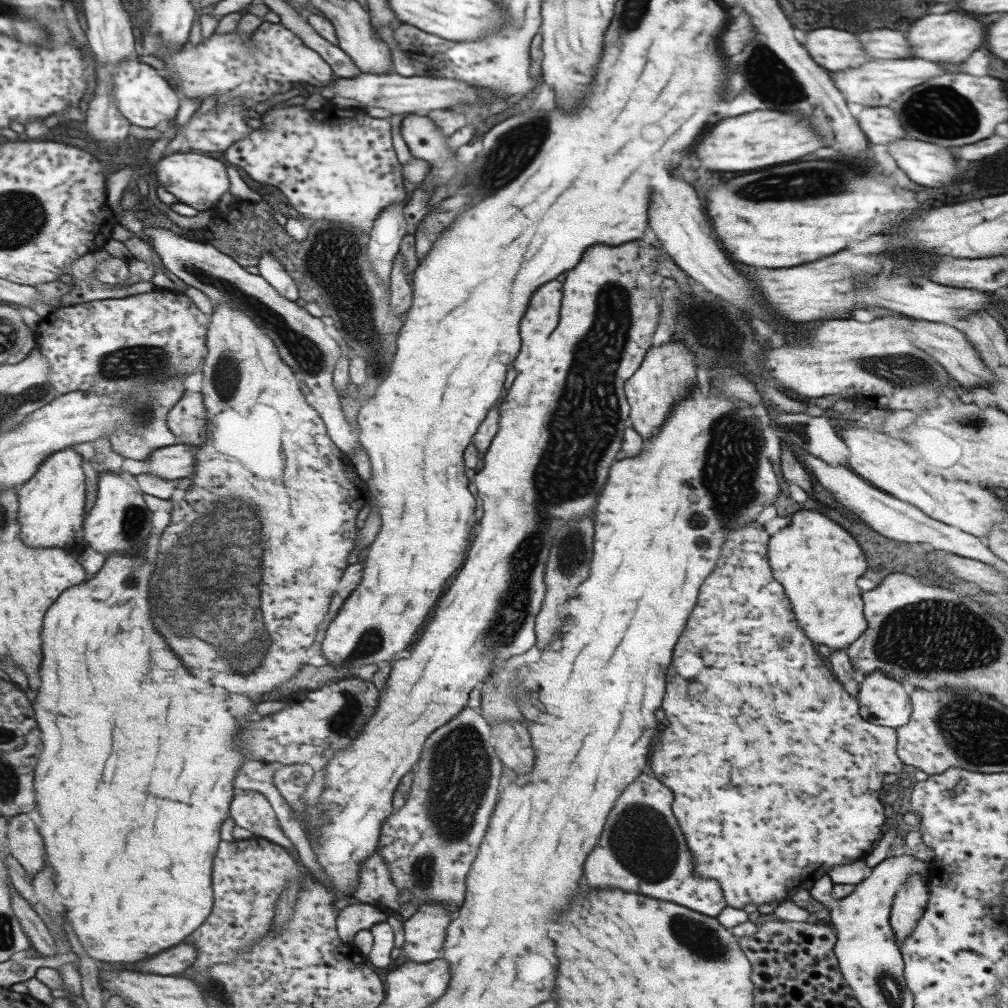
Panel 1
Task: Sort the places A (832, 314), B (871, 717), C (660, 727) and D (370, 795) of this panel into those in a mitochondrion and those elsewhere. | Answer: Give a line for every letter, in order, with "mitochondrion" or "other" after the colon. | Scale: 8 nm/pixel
A: other
B: other
C: other
D: other

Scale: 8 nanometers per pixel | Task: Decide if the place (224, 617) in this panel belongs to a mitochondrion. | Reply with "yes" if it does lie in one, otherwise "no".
yes

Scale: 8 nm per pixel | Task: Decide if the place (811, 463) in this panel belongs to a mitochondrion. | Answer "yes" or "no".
no

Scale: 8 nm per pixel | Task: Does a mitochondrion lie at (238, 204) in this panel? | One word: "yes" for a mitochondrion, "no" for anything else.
no

